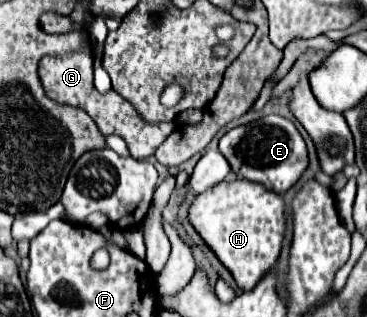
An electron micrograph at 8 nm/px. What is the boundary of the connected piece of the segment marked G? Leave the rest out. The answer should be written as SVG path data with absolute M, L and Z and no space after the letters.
M85 49L83 53L61 55L61 57L43 57L39 63L39 77L41 77L43 87L51 99L55 99L57 103L67 103L67 105L85 109L91 115L91 119L97 123L97 127L103 135L109 135L109 133L121 135L125 139L129 151L131 151L131 157L135 157L135 159L151 157L155 153L155 149L177 127L175 121L171 121L171 123L147 123L137 113L137 109L115 91L109 91L105 95L97 93L97 89L93 87L93 55L91 55L91 49Z

